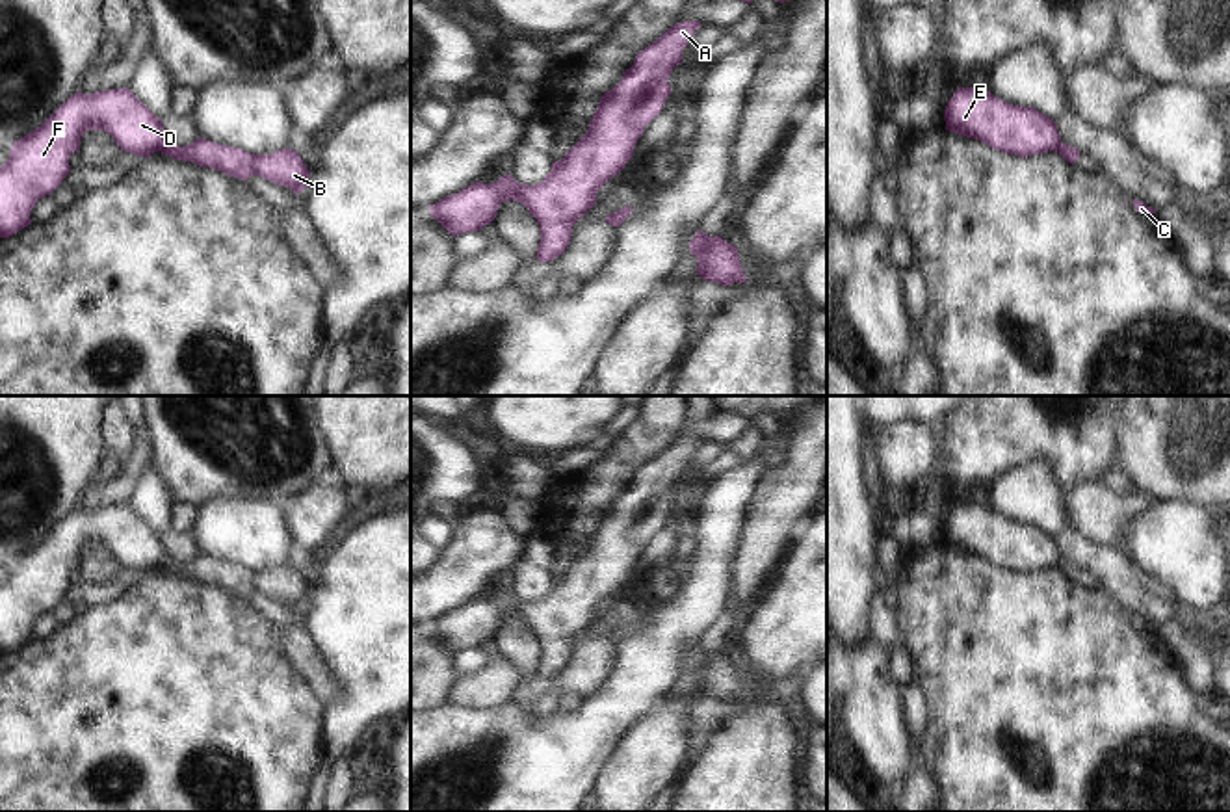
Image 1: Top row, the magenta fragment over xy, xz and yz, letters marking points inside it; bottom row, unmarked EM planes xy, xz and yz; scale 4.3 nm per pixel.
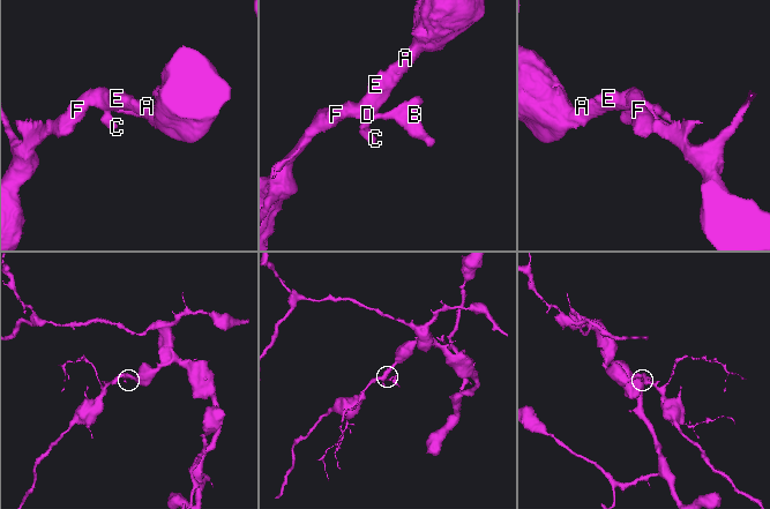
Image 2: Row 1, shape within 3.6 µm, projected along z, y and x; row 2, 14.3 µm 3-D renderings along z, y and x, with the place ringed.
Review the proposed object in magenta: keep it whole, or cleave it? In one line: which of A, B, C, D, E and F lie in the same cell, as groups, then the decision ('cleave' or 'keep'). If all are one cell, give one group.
A C D E F / B | cleave

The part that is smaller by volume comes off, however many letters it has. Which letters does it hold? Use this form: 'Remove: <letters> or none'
Remove: B

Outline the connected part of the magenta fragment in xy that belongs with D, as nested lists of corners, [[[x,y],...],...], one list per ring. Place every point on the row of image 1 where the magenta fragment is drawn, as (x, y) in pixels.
[[[128,87],[74,93],[39,128],[15,141],[9,160],[0,167],[0,238],[9,238],[32,225],[30,212],[39,199],[50,195],[69,175],[69,158],[80,151],[87,130],[104,130],[124,152],[149,158],[167,145],[158,119]]]

